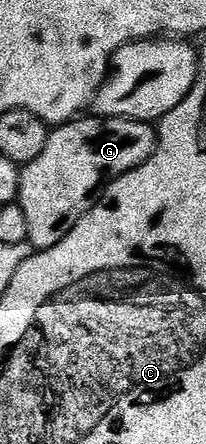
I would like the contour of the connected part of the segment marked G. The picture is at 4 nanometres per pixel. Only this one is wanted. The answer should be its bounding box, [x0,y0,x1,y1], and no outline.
[17,114,156,249]

